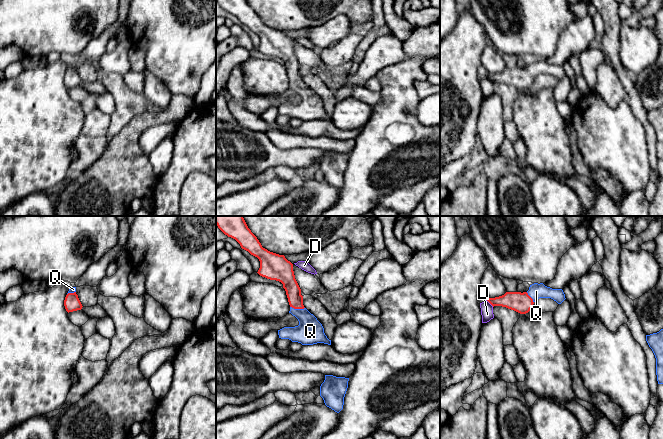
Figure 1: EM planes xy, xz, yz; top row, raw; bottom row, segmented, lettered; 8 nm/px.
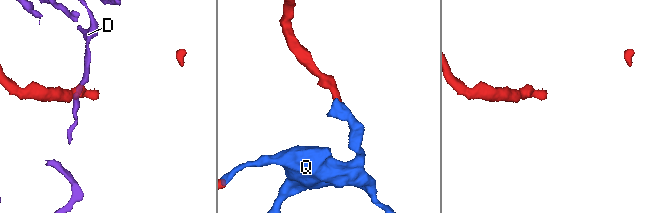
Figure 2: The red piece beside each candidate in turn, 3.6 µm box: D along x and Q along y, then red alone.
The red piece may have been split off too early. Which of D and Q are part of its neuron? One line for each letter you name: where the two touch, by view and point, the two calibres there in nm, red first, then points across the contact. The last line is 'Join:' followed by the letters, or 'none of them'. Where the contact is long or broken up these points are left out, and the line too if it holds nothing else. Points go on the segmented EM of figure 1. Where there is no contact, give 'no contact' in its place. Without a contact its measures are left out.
Q: meets red in xz at (297, 308); 120 nm thick on the red side, 220 nm on the other; runs through xz (293, 291), (297, 308), (306, 319), (310, 331)
Join: Q

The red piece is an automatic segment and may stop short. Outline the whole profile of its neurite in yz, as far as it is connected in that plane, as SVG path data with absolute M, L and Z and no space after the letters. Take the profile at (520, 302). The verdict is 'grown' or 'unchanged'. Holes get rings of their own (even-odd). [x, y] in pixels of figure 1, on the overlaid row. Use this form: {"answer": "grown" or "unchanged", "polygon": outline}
{"answer": "grown", "polygon": "M543 283L530 285L527 292L506 292L504 295L488 298L487 301L494 306L502 306L520 314L526 314L539 298L551 298L561 304L566 298L562 289L552 289Z"}

